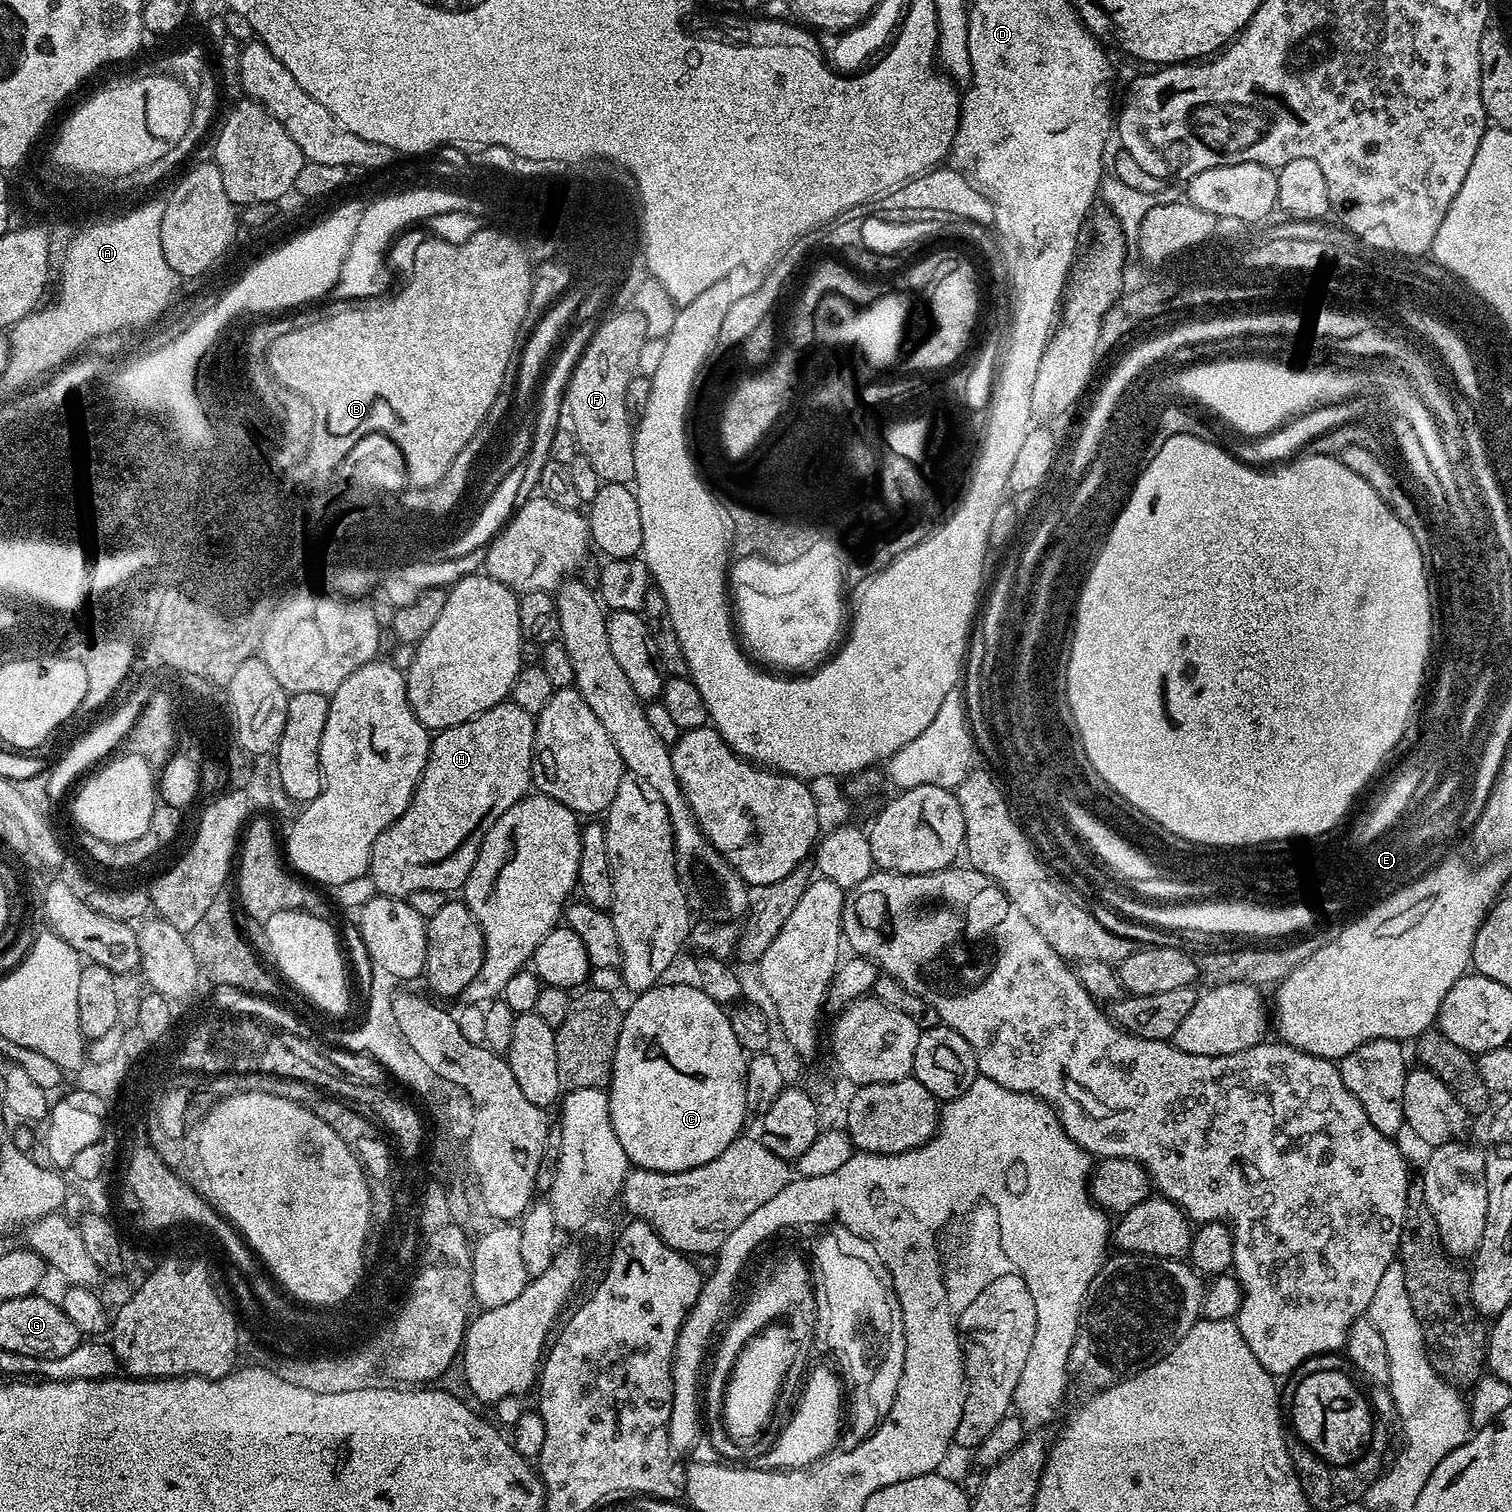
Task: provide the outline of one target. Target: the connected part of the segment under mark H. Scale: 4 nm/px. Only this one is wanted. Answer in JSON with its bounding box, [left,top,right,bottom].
[368,702,536,898]

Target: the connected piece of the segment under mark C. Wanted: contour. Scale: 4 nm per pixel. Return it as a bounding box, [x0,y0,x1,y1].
[606,982,749,1172]

